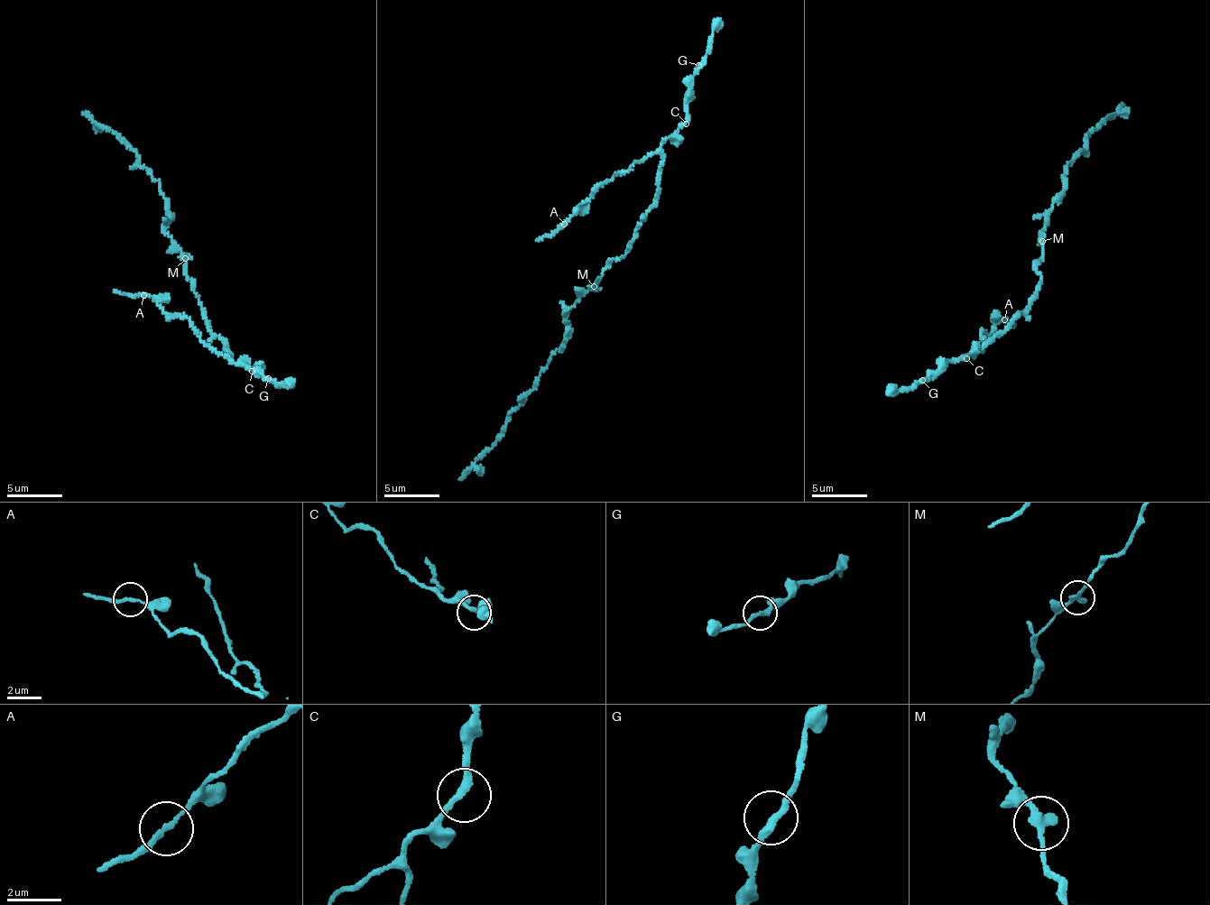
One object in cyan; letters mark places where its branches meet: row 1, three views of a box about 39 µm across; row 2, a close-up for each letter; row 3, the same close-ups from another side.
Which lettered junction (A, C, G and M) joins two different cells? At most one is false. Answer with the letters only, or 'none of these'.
none of these

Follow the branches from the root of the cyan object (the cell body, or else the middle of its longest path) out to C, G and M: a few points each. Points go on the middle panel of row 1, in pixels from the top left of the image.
C: (610, 264), (614, 258), (620, 259), (625, 254), (638, 225), (654, 205), (665, 157), (661, 144), (686, 124)
G: (610, 264), (614, 258), (625, 254), (638, 225), (654, 205), (665, 157), (661, 144), (686, 118), (698, 65)
M: (610, 264), (593, 287)

